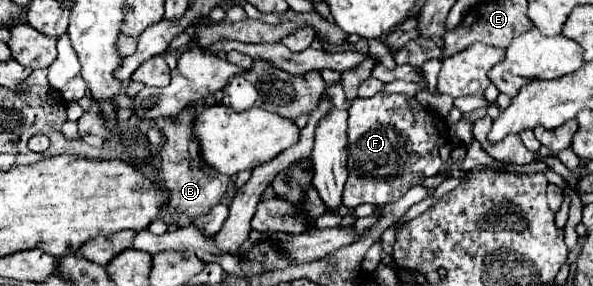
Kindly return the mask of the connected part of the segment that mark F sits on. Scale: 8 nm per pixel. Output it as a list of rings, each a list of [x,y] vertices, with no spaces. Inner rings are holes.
[[[378,93],[370,99],[358,97],[348,113],[348,181],[342,195],[346,207],[398,201],[410,187],[440,173],[438,149],[446,143],[446,121],[438,113],[430,115],[412,95]]]

